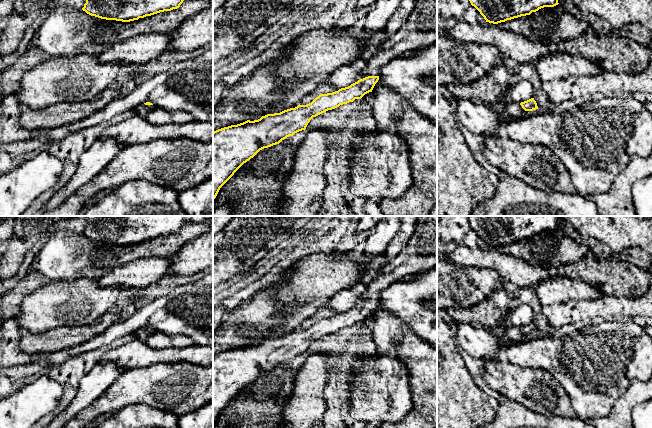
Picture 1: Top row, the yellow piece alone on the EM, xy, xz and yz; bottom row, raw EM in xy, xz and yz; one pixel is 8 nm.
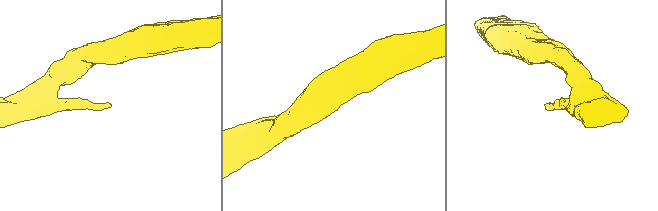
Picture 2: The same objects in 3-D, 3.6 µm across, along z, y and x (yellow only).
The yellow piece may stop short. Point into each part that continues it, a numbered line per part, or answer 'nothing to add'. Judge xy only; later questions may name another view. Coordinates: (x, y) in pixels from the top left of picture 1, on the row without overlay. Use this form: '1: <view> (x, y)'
1: xy (142, 334)

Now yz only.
1: yz (513, 333)

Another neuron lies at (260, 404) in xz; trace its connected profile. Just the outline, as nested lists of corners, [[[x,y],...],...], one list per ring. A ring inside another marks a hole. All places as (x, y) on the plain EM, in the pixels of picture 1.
[[[276,368],[260,374],[220,412],[213,428],[280,428],[296,372]]]

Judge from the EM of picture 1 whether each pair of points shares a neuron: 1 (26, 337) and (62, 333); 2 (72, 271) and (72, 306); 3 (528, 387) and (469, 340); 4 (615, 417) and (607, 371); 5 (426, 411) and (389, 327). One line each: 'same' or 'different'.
1: same
2: different
3: different
4: different
5: same

